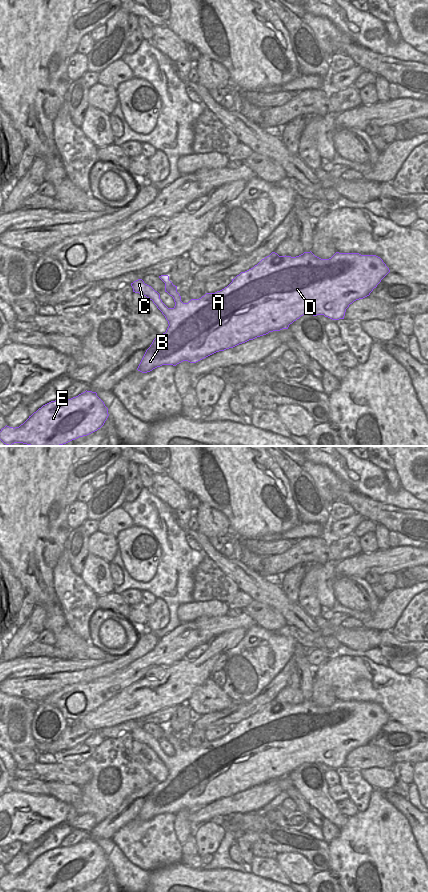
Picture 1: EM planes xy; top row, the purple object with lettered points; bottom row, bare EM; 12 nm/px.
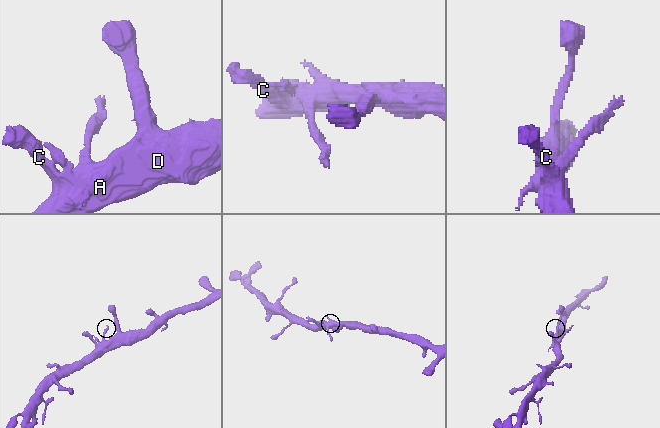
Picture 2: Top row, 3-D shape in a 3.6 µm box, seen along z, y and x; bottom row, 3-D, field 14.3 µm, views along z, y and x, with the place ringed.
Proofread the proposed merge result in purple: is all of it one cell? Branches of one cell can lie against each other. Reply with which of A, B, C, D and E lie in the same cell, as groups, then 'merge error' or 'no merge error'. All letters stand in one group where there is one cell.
A B C D E | no merge error

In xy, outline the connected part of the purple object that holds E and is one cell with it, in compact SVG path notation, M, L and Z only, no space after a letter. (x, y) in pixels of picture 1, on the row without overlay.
M86 838L71 847L43 853L19 875L6 873L0 888L4 892L66 892L100 877L108 864L97 841Z

